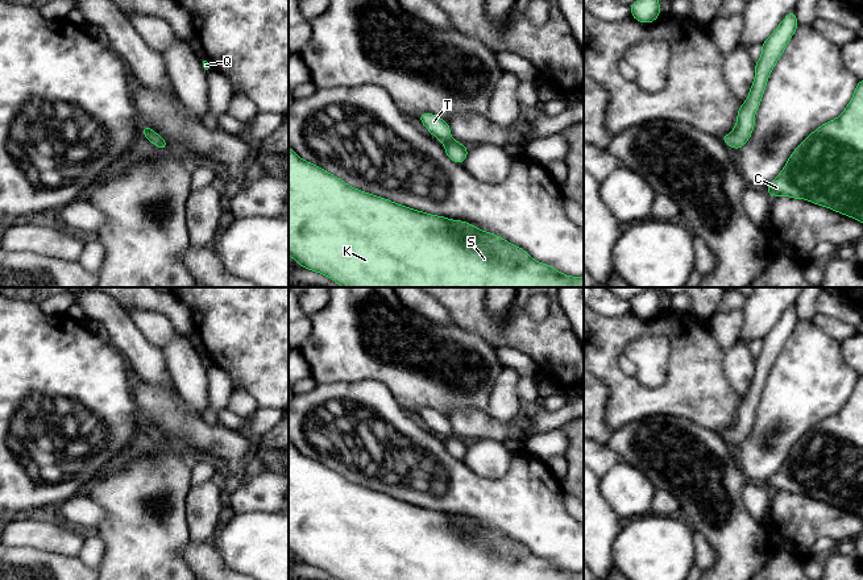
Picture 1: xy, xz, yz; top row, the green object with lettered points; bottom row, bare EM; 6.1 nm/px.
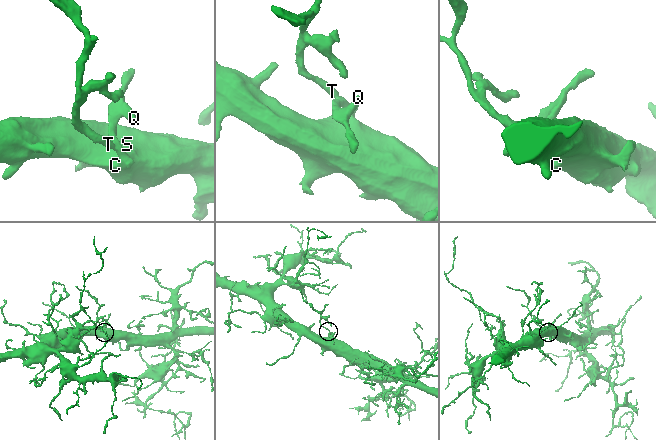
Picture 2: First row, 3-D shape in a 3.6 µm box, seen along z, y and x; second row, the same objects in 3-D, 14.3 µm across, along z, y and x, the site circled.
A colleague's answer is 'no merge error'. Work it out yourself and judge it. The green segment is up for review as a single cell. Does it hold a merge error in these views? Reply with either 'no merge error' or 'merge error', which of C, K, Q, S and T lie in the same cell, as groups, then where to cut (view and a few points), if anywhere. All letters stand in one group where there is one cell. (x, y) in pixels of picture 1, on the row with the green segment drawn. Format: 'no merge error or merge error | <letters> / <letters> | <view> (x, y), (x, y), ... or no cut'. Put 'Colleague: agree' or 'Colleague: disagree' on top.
Colleague: agree
no merge error | C K Q S T | no cut

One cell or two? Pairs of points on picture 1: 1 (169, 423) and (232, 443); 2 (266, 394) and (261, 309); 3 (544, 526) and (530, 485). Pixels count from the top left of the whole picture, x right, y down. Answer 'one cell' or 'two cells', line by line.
1: one cell
2: one cell
3: one cell

